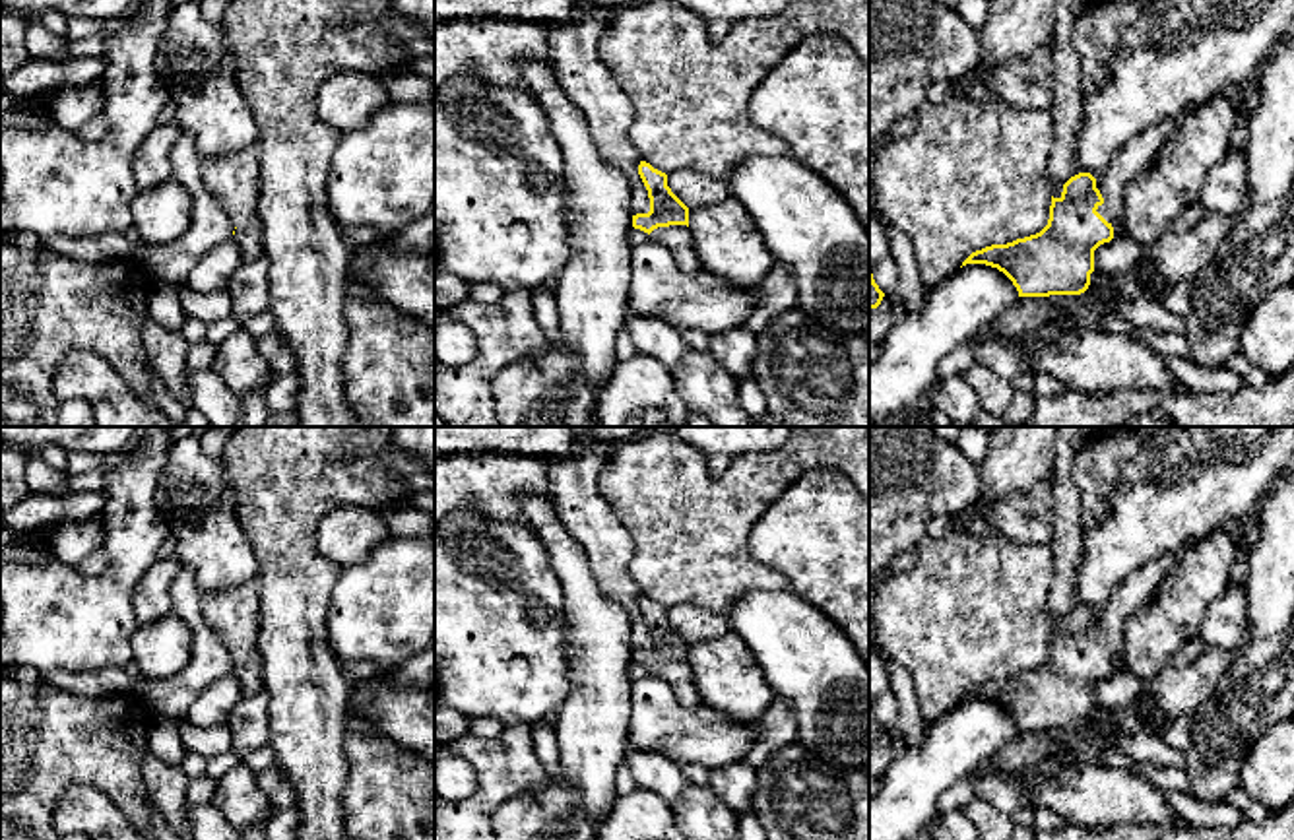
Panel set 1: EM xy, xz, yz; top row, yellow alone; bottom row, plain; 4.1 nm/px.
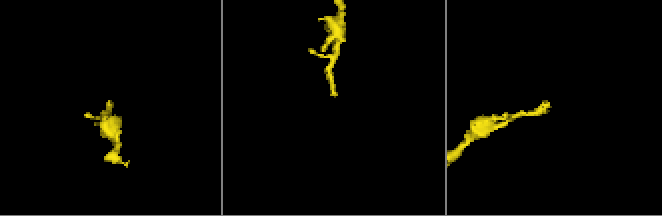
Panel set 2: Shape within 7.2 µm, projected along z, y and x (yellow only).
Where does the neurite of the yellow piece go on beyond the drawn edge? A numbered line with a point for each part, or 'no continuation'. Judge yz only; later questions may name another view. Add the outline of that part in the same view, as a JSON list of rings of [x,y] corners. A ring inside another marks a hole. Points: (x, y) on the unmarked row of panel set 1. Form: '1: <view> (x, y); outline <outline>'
1: yz (1133, 594); outline [[[1187,541],[1178,553],[1154,559],[1147,566],[1131,572],[1116,586],[1108,603],[1096,613],[1096,623],[1104,632],[1104,638],[1096,646],[1112,660],[1119,658],[1123,662],[1121,671],[1127,669],[1127,621],[1150,603],[1164,578],[1197,543]]]

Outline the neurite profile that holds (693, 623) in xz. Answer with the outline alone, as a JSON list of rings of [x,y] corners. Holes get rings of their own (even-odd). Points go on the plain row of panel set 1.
[[[695,605],[669,607],[667,621],[689,644],[708,638],[722,638],[731,632],[726,615],[718,615]]]

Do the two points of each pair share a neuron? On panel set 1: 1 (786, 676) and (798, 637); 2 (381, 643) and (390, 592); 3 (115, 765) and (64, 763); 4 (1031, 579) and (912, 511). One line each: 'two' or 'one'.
1: one
2: one
3: one
4: two

